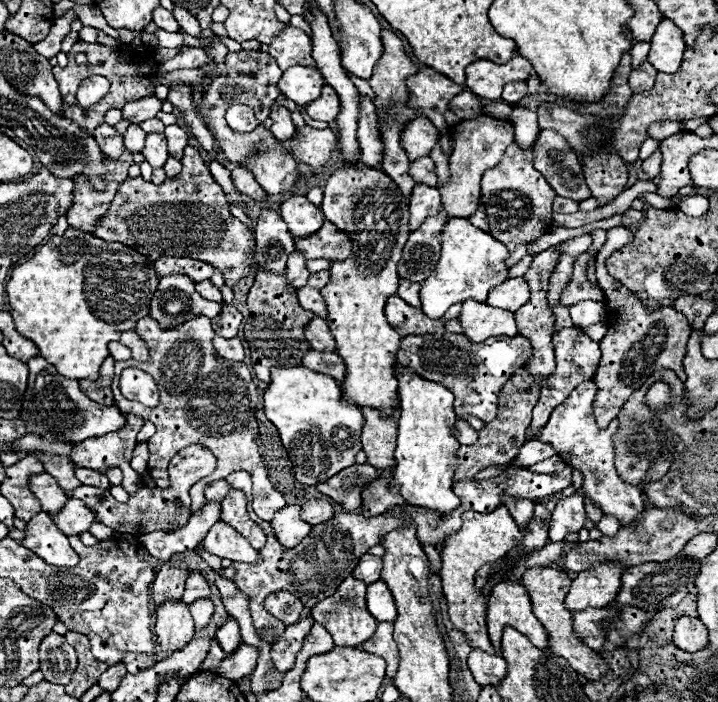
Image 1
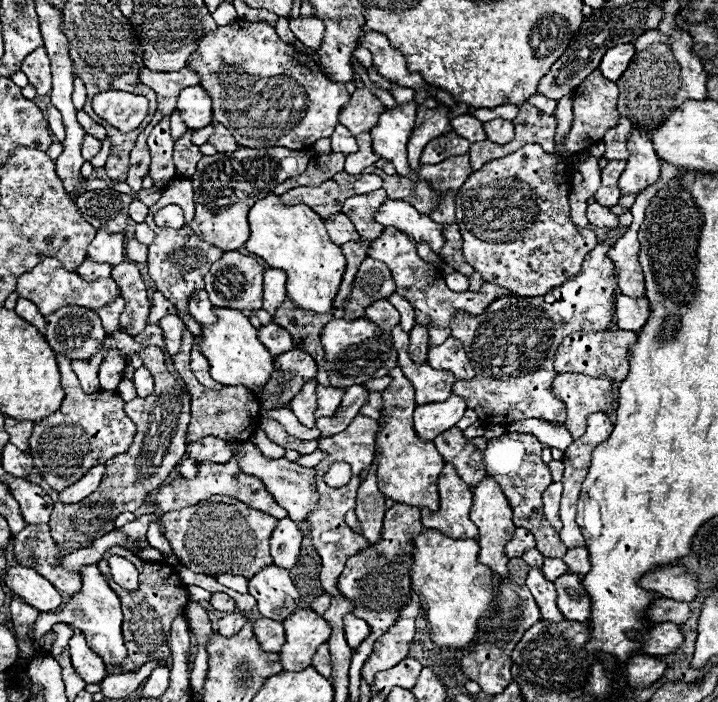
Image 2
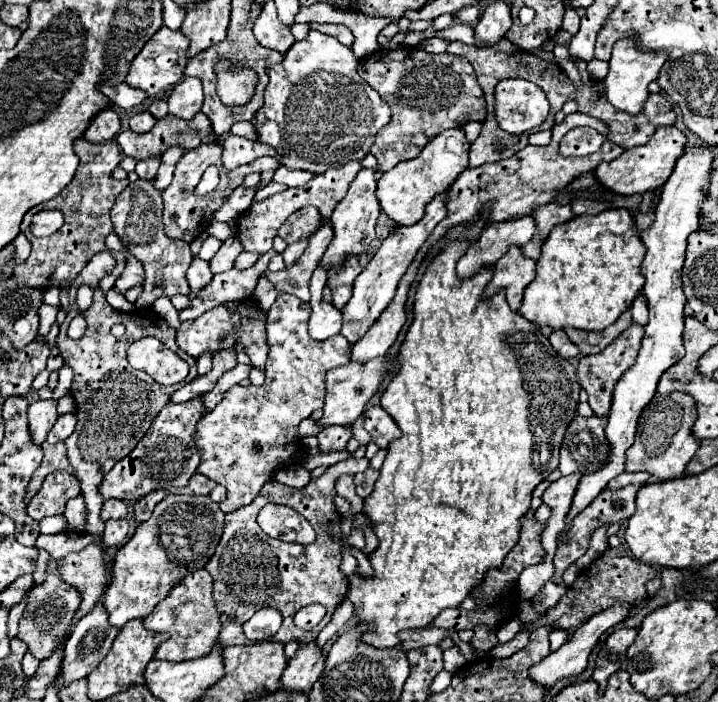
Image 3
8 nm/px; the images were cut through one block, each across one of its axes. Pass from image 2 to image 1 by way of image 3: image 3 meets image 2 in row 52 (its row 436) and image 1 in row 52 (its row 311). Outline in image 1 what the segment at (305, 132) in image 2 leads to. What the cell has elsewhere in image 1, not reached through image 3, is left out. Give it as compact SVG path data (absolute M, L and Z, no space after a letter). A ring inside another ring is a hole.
M288 26L276 40L272 40L268 54L272 54L278 62L279 68L284 71L290 66L314 66L310 54L312 42L304 30Z

